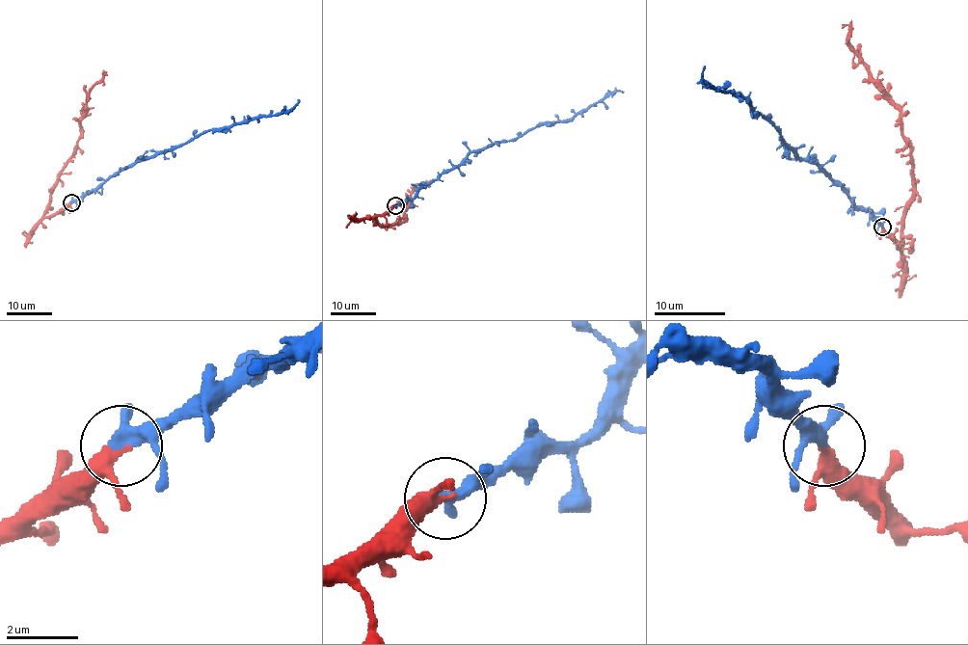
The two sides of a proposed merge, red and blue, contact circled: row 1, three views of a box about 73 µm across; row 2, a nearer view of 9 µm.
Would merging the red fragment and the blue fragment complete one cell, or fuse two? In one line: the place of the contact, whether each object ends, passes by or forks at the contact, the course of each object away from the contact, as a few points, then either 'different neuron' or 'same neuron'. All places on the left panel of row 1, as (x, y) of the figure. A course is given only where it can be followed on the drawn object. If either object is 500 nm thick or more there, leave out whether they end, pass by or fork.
place (71, 202); red passes by; blue passes by; course red (71, 202), (54, 214), (44, 215), (57, 174), (71, 155), (81, 135), (85, 98), (102, 75), (107, 75); course blue (71, 202), (95, 190), (118, 171), (211, 130), (283, 113), (300, 99); same neuron

